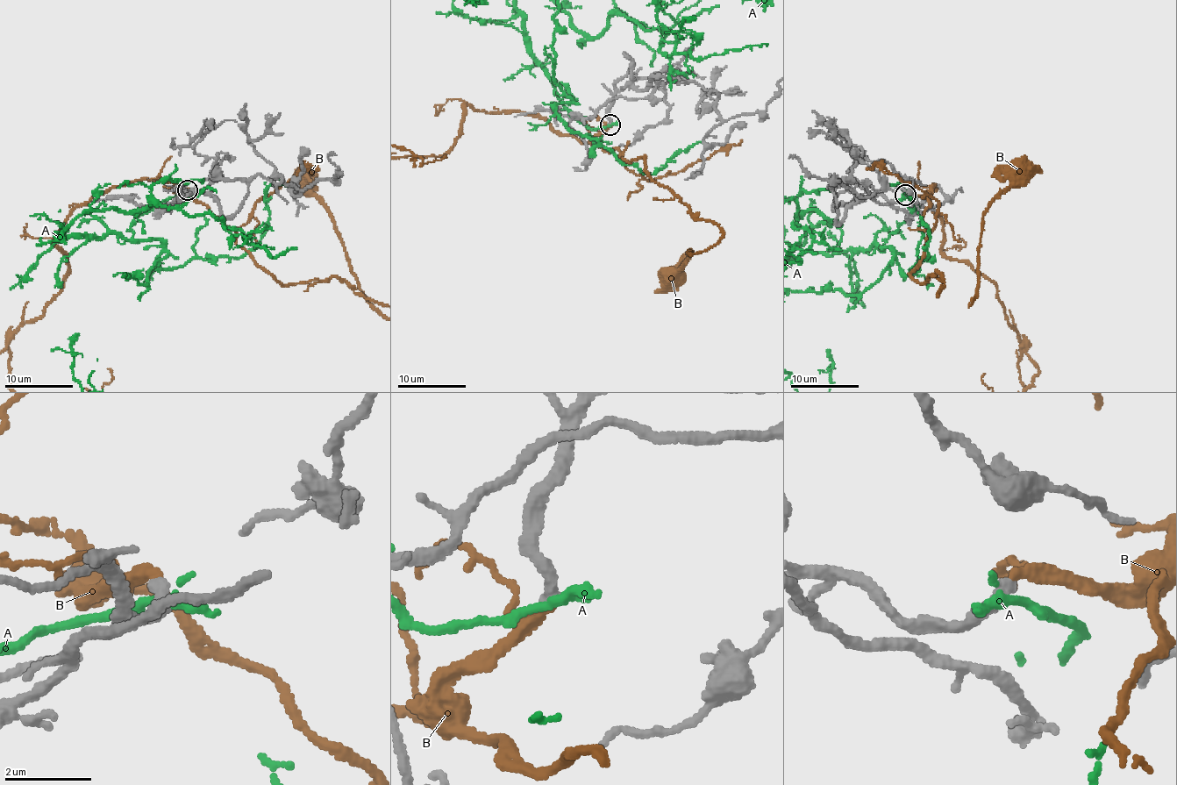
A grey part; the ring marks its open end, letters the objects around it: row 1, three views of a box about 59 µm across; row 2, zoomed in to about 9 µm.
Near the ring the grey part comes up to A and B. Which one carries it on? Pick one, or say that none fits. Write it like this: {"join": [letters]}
{"join": ["B"]}

